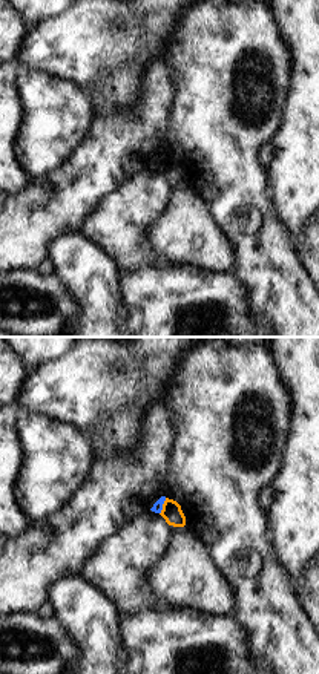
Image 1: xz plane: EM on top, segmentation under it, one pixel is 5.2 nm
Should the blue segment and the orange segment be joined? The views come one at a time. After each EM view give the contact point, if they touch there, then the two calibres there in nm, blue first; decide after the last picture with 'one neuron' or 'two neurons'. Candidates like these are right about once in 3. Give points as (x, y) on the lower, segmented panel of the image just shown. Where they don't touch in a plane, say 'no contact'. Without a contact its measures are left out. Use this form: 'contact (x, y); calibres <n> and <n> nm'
contact (161, 506); calibres 50 and 100 nm

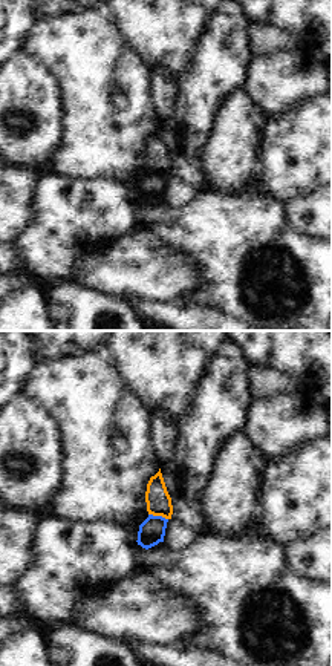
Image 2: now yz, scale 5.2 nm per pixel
contact (158, 516); calibres 140 and 130 nm

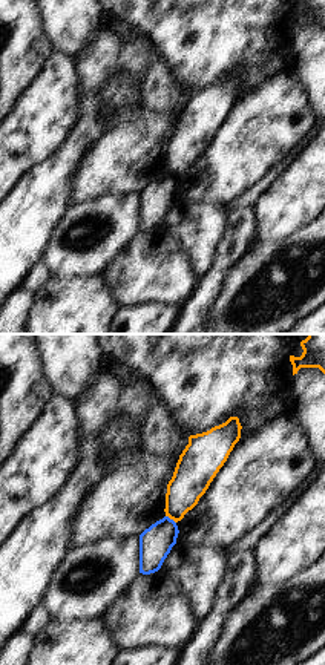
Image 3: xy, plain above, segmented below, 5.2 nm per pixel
contact (169, 518); calibres 180 and 200 nm

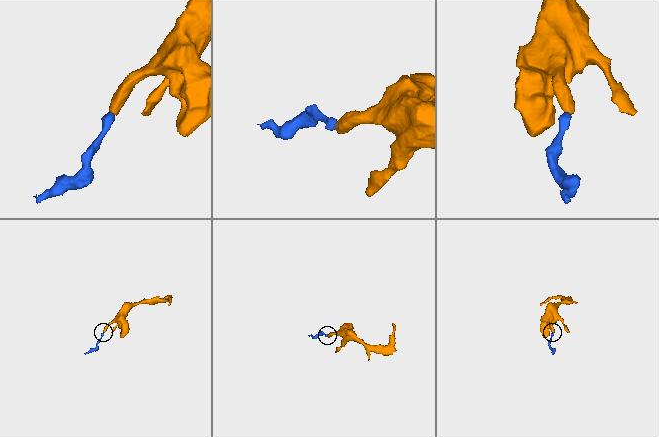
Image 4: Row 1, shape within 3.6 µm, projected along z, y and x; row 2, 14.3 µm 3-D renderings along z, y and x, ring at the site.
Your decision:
two neurons

